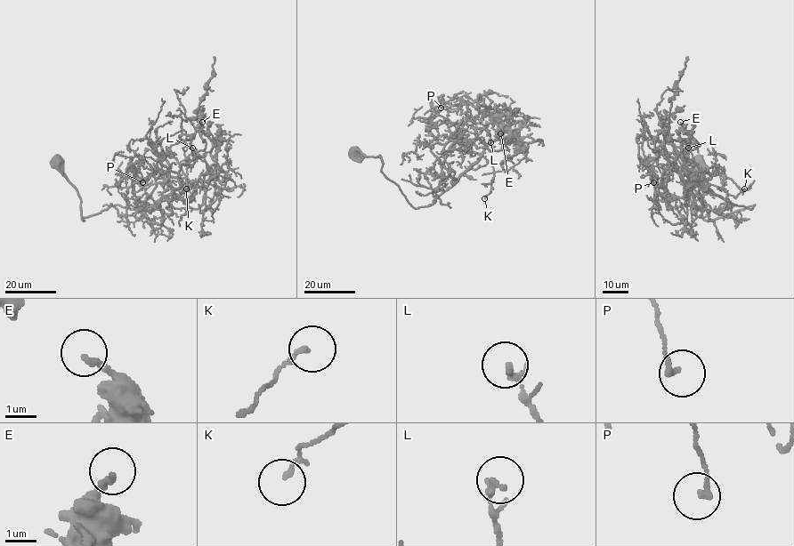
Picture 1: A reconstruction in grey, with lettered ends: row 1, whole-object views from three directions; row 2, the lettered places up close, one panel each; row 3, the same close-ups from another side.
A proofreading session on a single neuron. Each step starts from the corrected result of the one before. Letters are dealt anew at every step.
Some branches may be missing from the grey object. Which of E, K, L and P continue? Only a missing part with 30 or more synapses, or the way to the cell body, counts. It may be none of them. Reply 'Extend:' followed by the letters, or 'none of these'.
Extend: none of these

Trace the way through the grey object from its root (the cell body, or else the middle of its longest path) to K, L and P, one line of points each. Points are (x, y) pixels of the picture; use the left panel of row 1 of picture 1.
K: (59, 161), (80, 198), (84, 220), (116, 205), (154, 205), (183, 178), (195, 187), (192, 196), (186, 188)
L: (59, 161), (80, 198), (84, 220), (110, 206), (134, 209), (170, 196), (186, 182), (192, 148)
P: (59, 161), (84, 220), (186, 188), (177, 197), (179, 175), (155, 177), (143, 160), (142, 182)

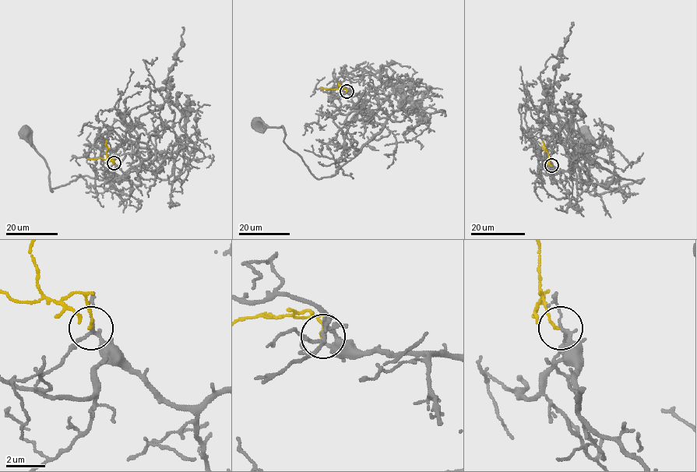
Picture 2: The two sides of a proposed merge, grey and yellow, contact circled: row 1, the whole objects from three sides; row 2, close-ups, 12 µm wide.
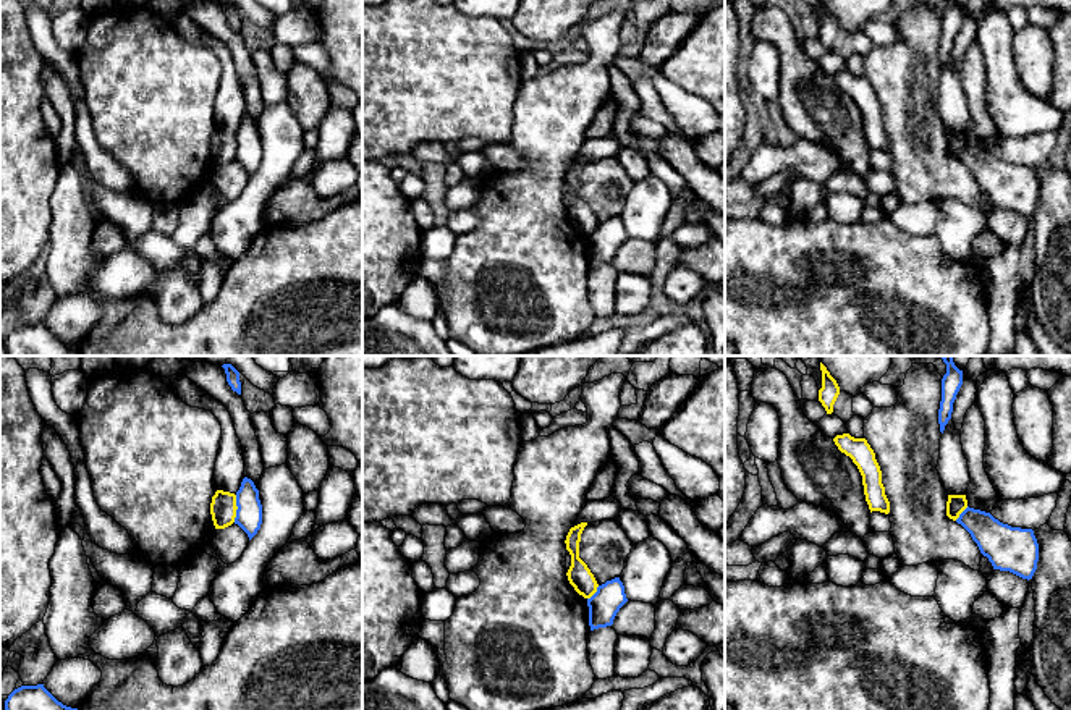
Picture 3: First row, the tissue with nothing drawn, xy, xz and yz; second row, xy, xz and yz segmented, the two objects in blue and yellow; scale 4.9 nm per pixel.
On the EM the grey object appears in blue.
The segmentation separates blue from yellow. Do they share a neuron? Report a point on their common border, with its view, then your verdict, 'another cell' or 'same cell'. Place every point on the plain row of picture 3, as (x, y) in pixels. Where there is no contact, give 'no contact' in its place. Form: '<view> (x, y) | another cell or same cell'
xy (238, 146) | another cell

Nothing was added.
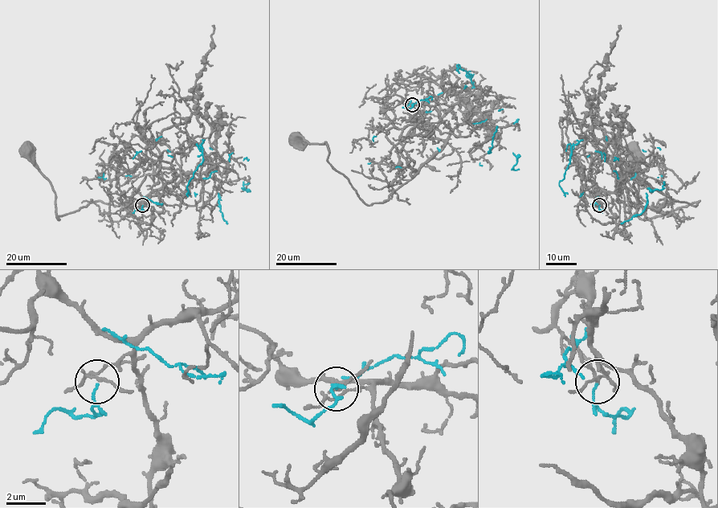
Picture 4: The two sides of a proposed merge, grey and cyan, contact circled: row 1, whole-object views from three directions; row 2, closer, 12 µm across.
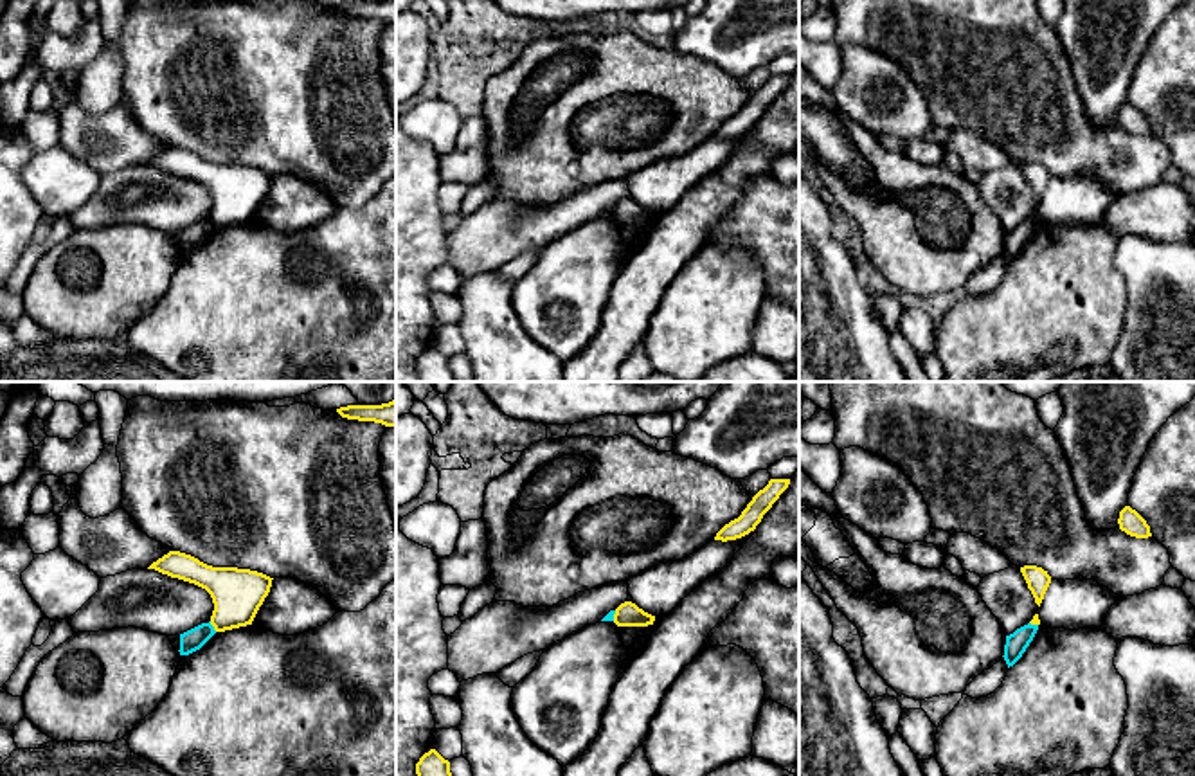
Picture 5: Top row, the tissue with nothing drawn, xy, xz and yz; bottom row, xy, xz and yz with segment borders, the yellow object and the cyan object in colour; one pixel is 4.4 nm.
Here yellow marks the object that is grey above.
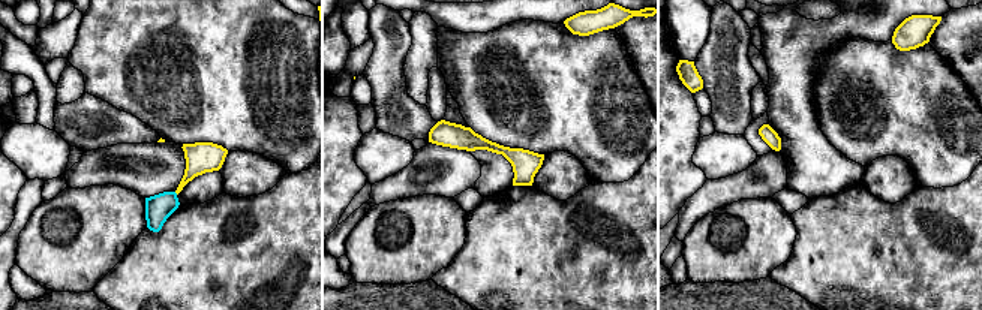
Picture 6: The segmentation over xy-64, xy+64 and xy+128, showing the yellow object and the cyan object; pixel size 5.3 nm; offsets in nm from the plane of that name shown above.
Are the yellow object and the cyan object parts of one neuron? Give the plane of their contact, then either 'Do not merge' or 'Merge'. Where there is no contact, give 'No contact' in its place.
Touches yellow in xy. Do not merge

